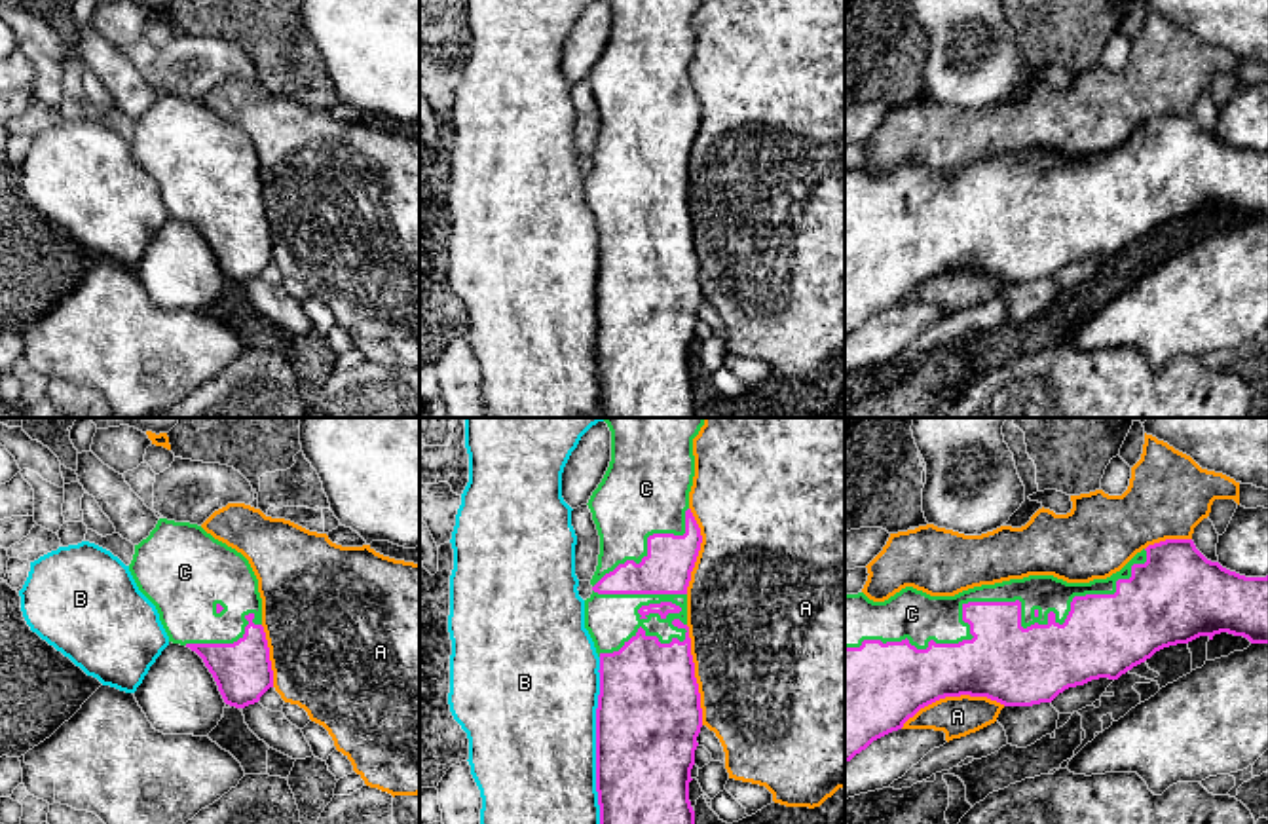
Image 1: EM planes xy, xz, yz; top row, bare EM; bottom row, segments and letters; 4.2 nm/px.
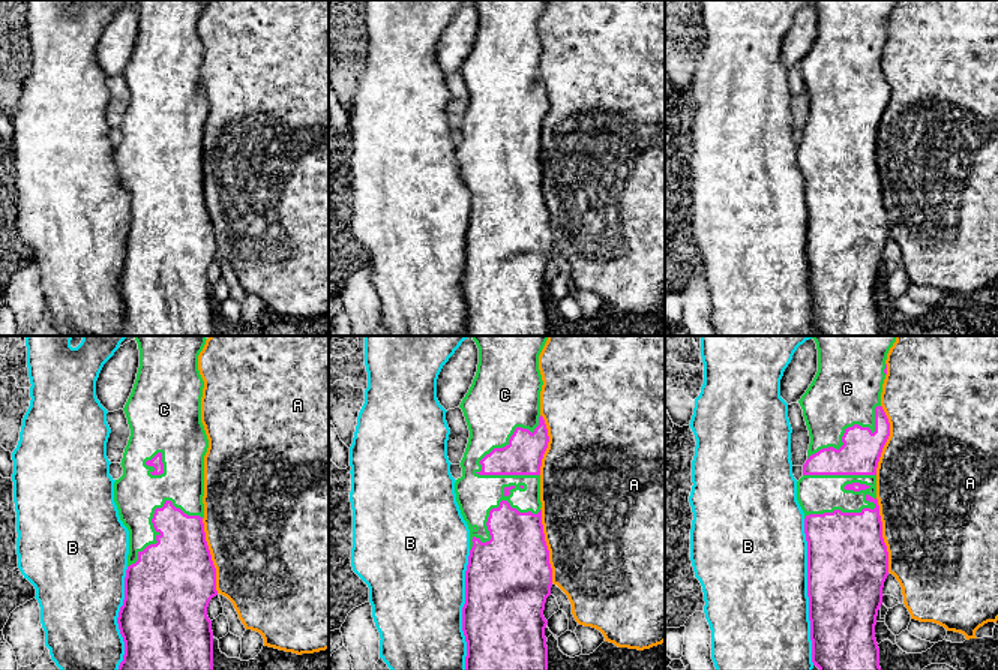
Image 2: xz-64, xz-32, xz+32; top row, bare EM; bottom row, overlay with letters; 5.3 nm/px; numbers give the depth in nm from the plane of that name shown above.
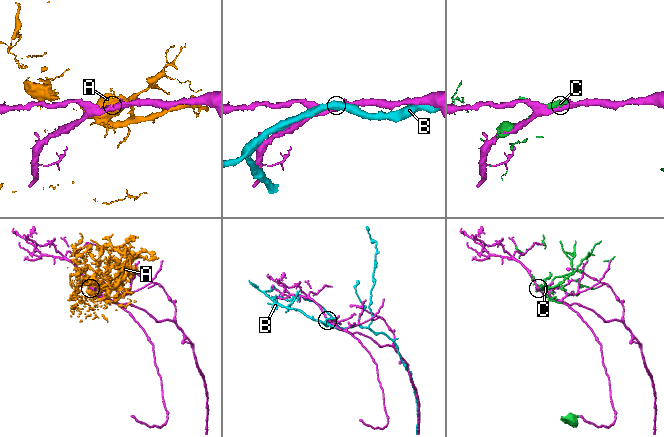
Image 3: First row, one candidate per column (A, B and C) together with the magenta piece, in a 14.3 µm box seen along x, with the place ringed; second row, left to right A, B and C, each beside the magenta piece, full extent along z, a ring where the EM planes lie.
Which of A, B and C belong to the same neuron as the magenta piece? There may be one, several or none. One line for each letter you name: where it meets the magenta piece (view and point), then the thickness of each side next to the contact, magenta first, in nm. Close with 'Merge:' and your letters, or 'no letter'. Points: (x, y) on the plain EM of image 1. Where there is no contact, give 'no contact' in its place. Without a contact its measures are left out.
C: meets magenta in yz at (1008, 177); 320 nm thick on the magenta side, 160 nm on the other
Merge: C

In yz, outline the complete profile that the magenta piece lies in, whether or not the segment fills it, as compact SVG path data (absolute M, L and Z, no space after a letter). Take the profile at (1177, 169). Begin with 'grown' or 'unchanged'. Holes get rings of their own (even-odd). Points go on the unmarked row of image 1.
grown; M1165 114L1148 120L1137 127L1120 146L1107 154L1093 154L1090 158L1067 158L1054 150L1029 150L1023 154L1010 154L995 159L981 159L962 165L955 171L930 171L913 161L905 161L885 177L873 177L864 167L845 169L845 338L866 325L873 315L898 306L921 283L945 272L987 272L1004 281L1033 281L1052 277L1069 262L1084 260L1091 254L1109 253L1118 254L1133 241L1150 234L1156 226L1188 218L1200 211L1213 215L1215 209L1228 207L1243 211L1251 218L1268 218L1268 150L1245 152L1222 142L1219 137L1207 135L1192 114Z

